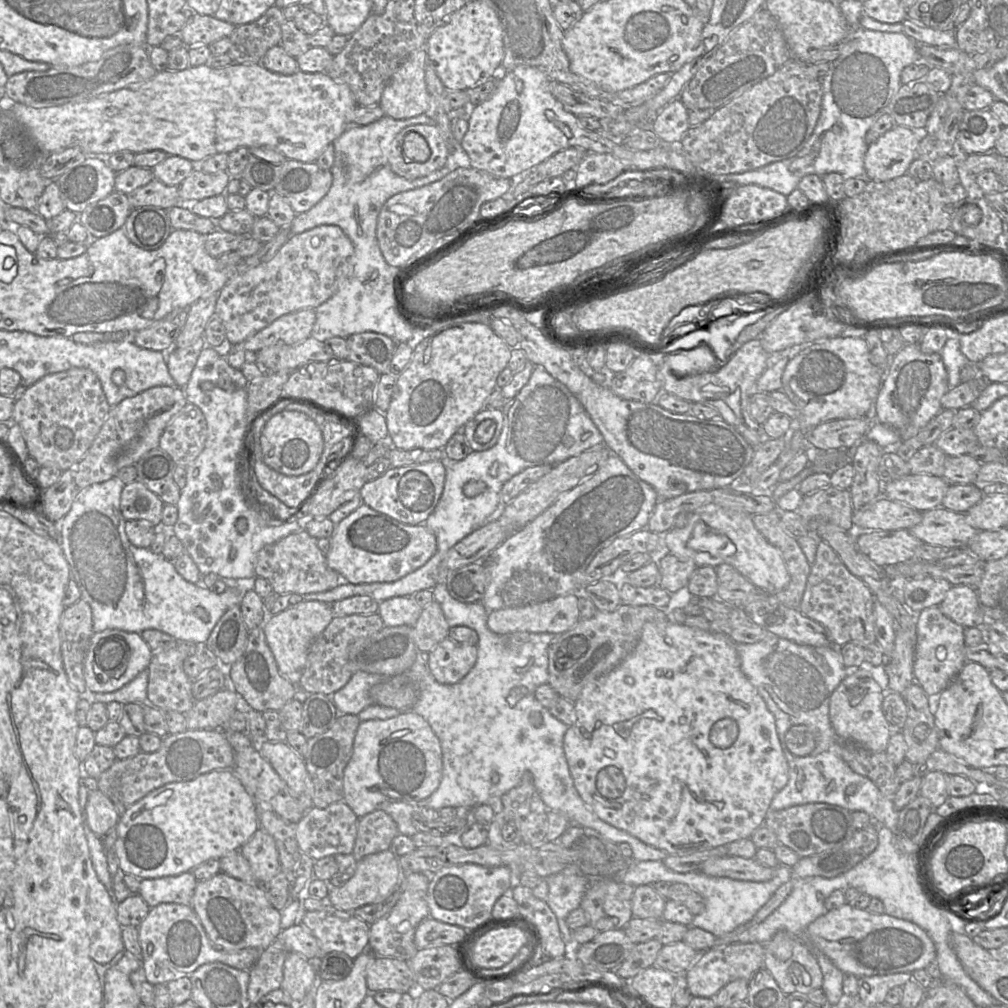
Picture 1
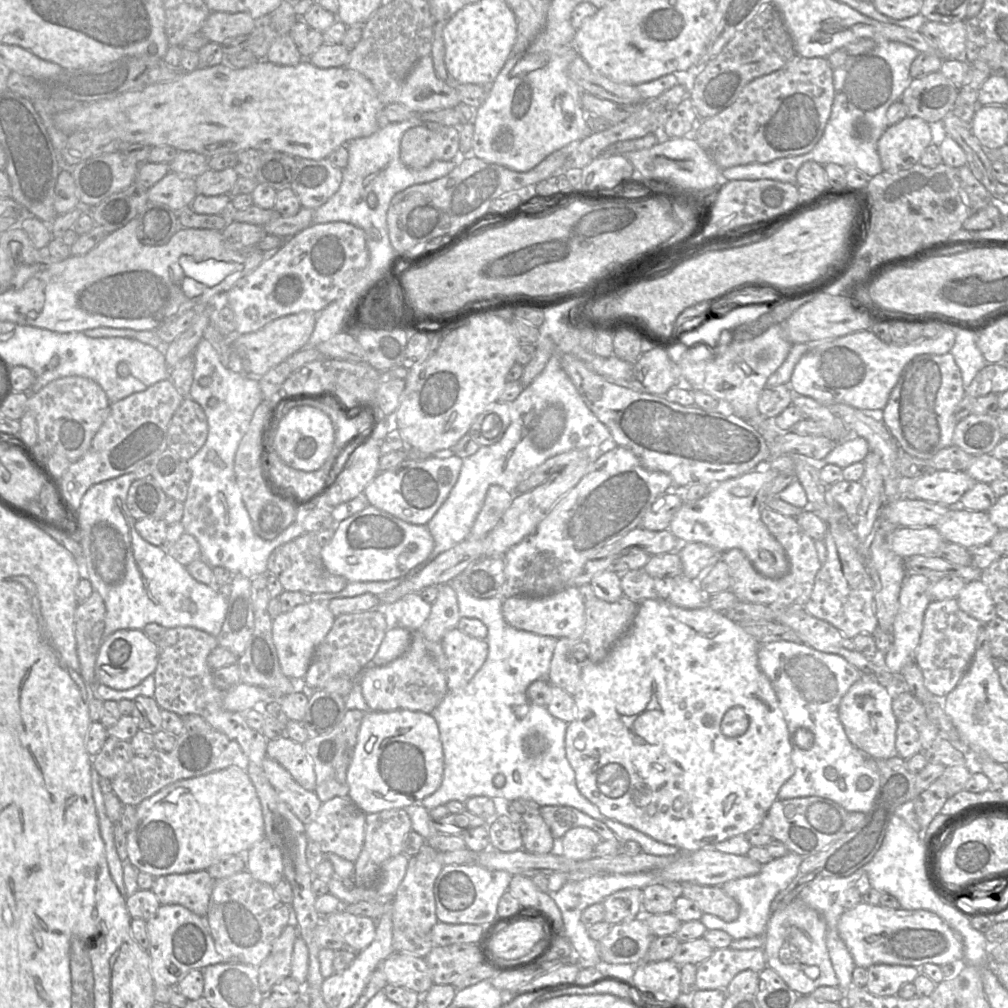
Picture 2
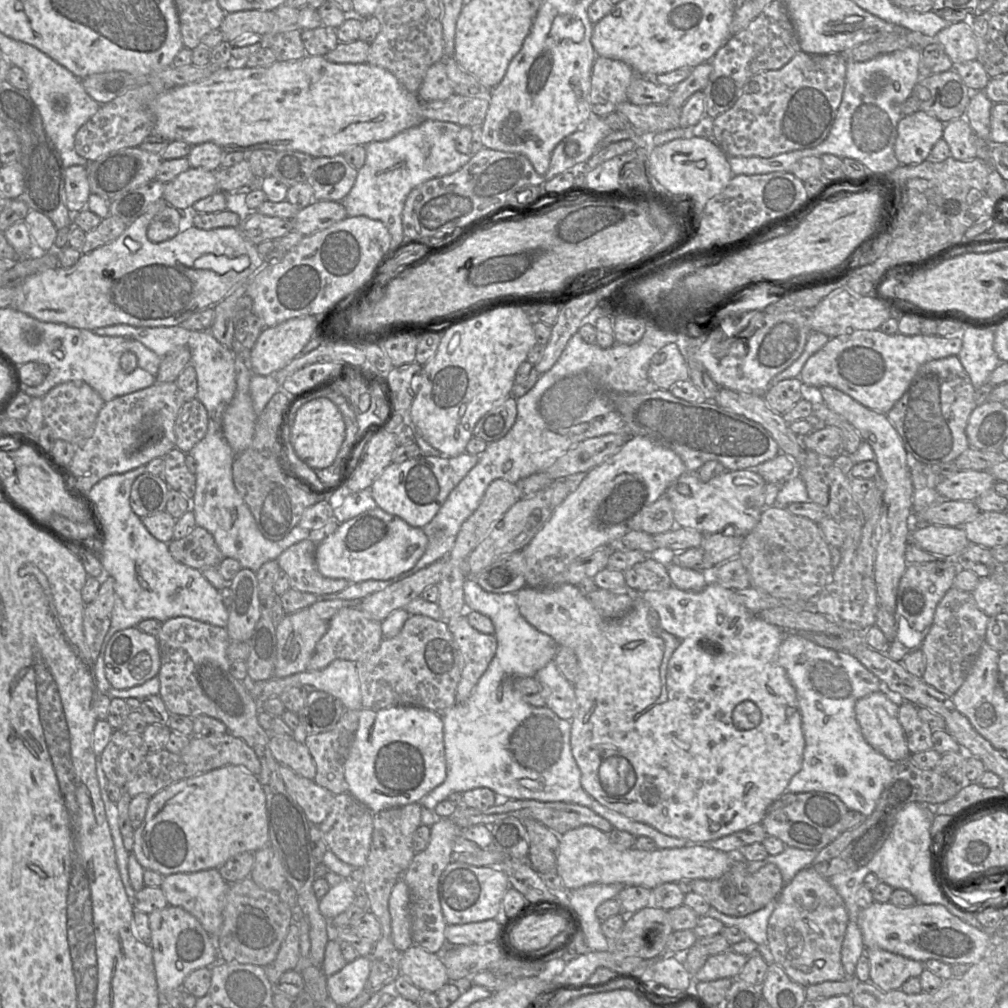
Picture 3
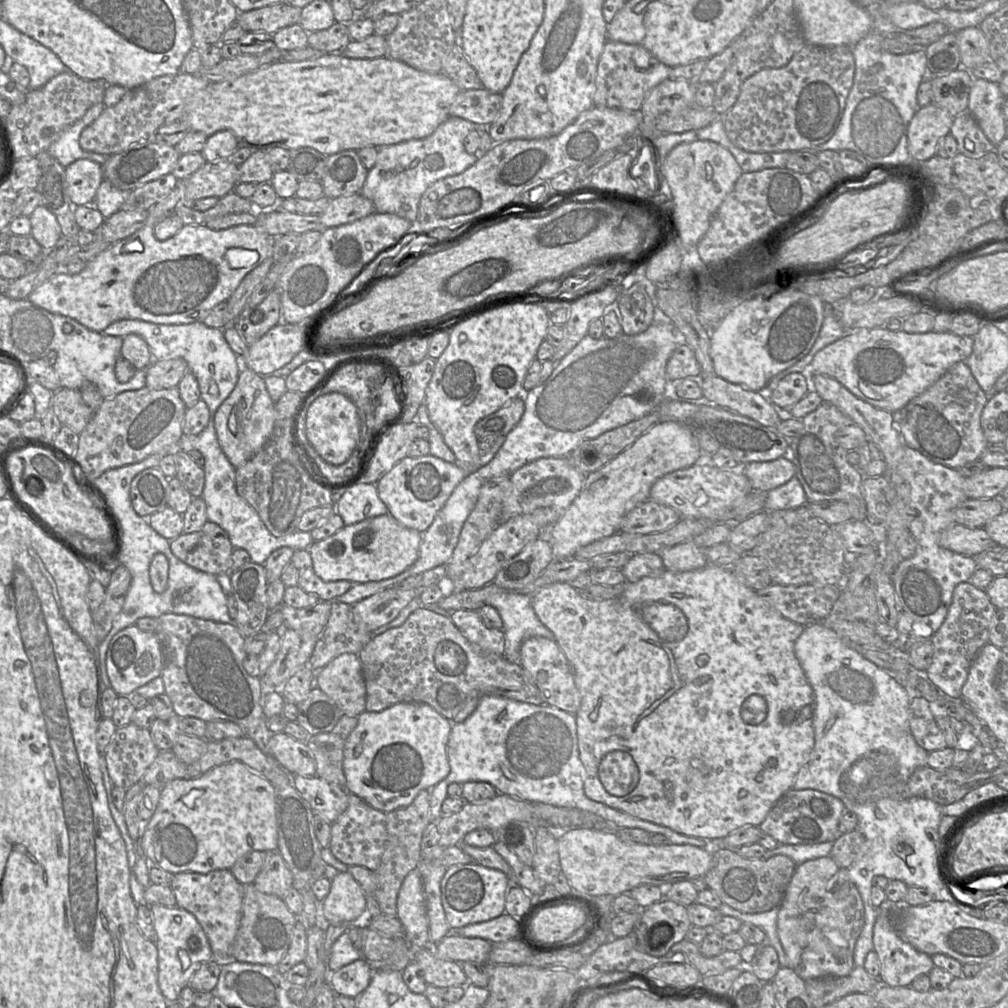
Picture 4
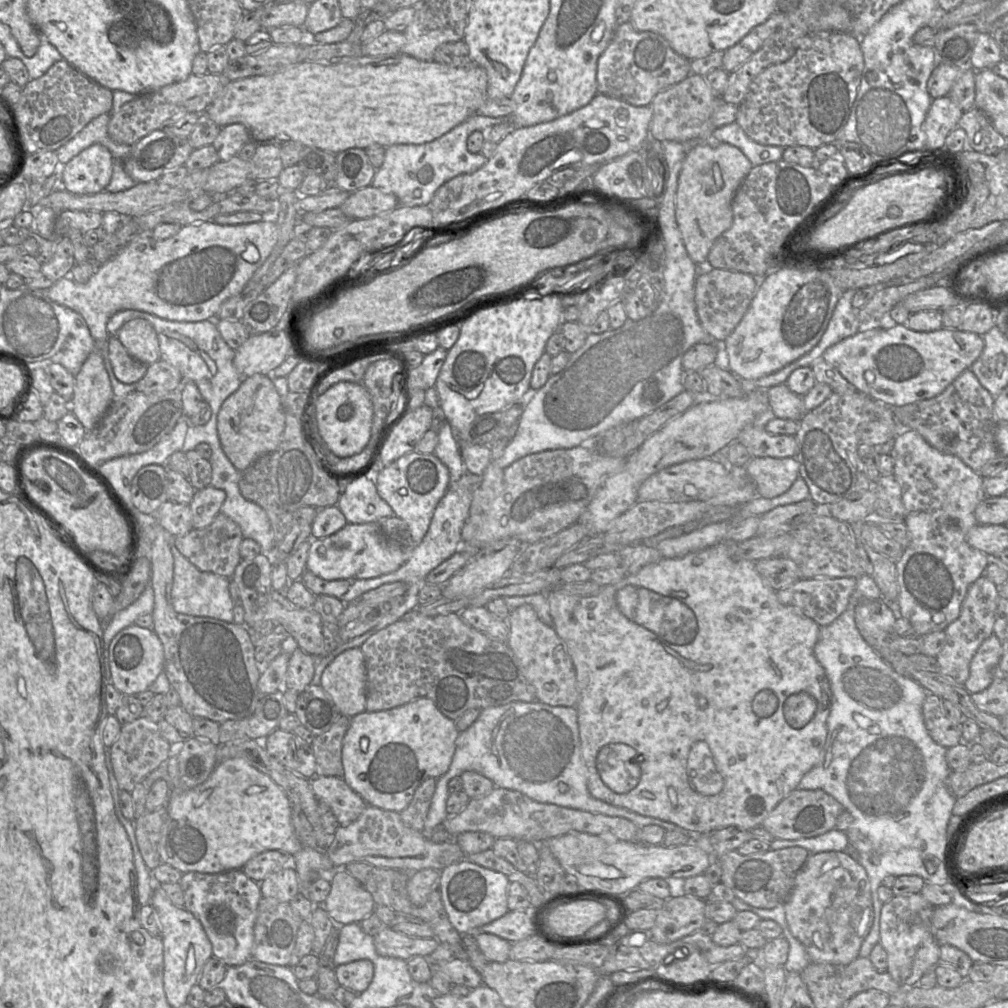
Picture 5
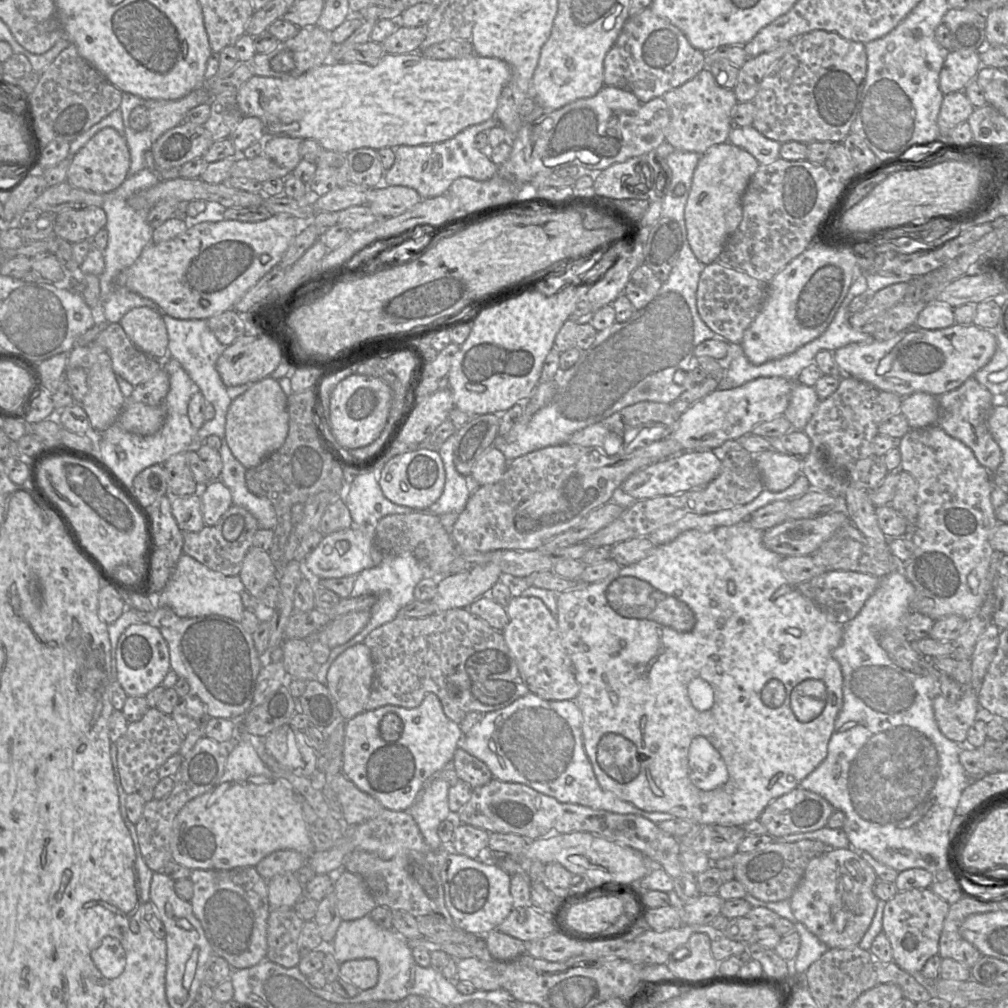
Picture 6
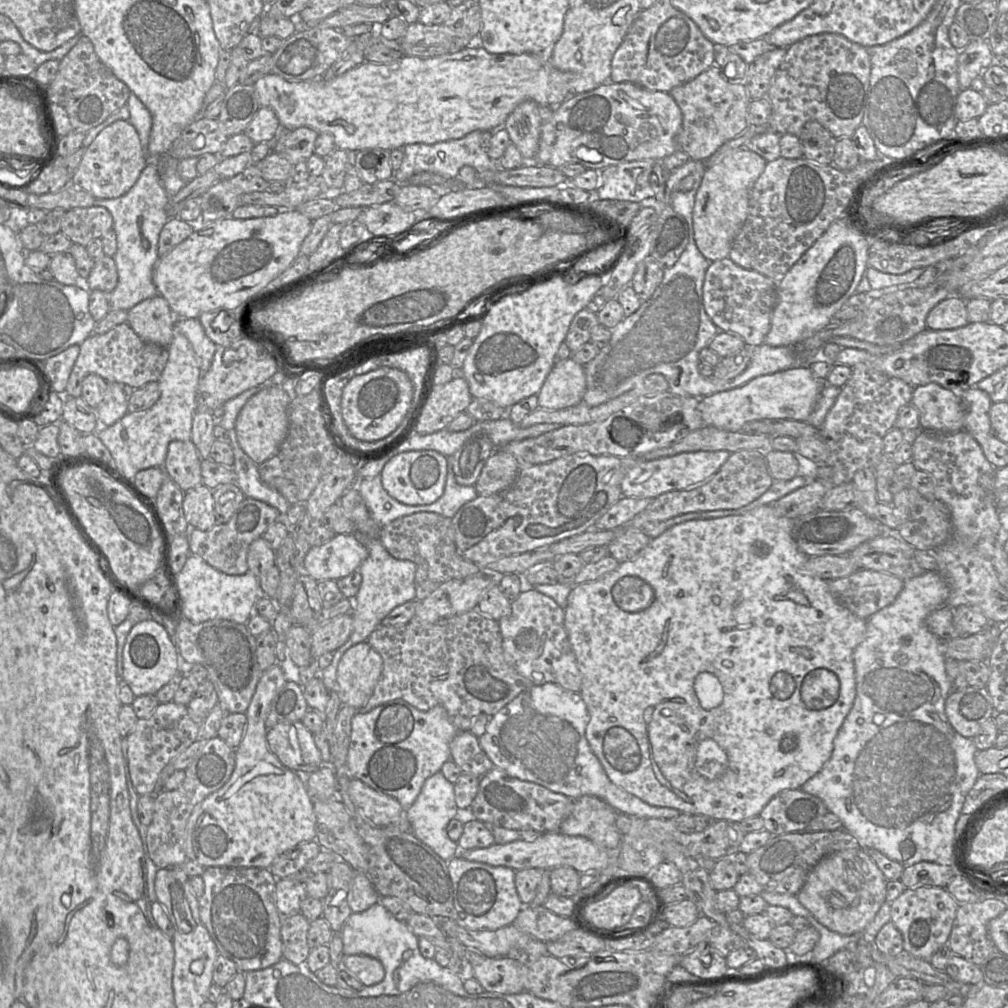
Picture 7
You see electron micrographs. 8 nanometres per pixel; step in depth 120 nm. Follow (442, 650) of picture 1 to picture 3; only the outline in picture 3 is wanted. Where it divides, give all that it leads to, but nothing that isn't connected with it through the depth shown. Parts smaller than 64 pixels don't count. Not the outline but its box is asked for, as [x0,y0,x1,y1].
[447,611,497,704]

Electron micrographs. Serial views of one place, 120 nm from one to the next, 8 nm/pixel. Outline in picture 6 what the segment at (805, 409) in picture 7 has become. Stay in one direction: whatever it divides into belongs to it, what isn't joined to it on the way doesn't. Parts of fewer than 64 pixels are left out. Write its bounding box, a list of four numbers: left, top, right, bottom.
[669,377,797,451]

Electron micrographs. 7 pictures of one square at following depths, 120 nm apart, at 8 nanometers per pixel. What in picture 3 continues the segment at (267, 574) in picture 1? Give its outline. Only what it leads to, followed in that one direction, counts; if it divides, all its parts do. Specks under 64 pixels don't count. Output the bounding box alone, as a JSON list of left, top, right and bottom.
[276,539,350,596]

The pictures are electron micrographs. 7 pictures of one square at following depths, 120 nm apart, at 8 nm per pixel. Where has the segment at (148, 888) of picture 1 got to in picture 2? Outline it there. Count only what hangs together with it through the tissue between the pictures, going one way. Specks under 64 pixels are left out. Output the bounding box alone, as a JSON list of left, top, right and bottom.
[151,870,215,917]

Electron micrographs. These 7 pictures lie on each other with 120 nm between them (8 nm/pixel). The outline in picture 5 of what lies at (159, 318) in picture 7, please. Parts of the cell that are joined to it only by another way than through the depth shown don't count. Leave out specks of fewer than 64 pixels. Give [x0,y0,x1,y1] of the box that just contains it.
[116,318,160,366]

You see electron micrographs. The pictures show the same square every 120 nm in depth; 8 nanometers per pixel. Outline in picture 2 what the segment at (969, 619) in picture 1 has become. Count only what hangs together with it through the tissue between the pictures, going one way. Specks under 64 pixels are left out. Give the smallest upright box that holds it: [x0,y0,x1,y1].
[957,579,997,625]

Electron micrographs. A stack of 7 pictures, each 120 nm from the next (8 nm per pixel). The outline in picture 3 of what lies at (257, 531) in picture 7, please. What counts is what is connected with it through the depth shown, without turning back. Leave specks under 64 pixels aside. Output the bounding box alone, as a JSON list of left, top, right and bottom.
[168,526,225,569]

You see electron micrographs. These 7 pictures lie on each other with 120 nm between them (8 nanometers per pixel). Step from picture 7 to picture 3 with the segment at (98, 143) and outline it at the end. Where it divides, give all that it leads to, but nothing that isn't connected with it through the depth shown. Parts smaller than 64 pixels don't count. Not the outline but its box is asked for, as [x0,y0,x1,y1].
[65,165,91,215]

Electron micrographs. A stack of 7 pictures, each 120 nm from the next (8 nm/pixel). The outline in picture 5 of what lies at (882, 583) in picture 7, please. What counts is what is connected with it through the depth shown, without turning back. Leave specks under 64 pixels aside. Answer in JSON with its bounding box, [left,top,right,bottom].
[776,577,856,627]

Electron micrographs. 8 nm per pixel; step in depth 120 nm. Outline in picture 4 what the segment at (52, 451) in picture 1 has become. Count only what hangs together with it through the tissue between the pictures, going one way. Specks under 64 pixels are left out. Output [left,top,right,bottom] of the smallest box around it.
[51,388,93,434]

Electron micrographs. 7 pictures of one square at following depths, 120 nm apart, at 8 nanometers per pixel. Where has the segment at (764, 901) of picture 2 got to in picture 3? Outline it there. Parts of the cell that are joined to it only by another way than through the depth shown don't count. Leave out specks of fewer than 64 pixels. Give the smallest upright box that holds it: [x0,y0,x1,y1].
[706,846,818,964]

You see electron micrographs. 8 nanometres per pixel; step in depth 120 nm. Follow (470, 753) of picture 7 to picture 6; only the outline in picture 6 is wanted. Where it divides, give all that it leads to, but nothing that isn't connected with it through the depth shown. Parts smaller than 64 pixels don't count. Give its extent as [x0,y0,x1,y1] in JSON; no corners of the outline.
[452,747,493,789]

